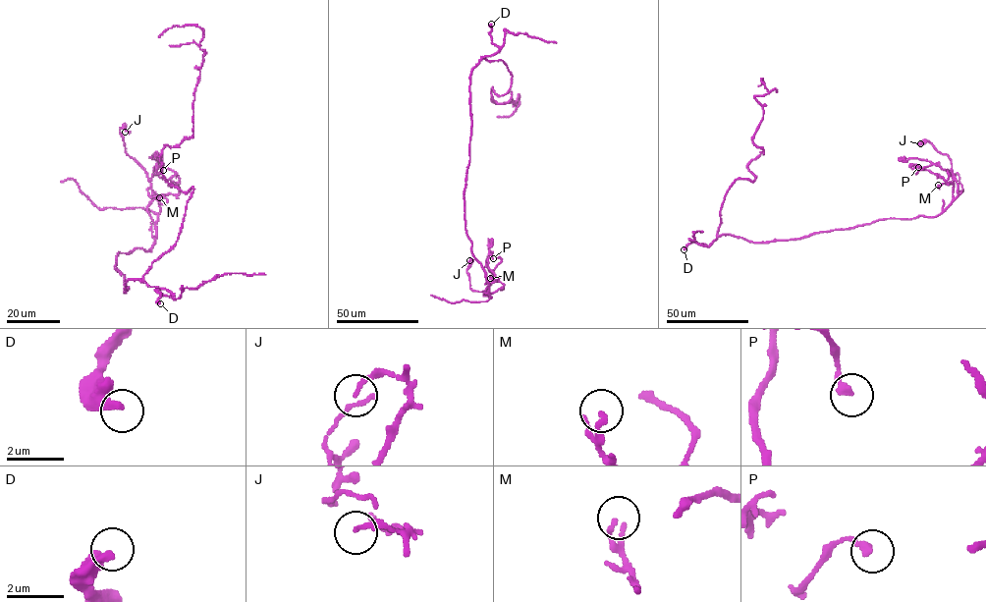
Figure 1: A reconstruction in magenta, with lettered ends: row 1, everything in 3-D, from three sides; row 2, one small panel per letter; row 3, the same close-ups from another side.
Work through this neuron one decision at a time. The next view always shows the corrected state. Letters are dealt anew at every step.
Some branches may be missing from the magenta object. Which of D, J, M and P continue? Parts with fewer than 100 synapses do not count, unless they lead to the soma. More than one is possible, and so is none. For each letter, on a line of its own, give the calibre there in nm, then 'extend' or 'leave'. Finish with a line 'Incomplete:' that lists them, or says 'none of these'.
D: 320 nm thick; leave
J: 140 nm thick; leave
M: 160 nm thick; leave
P: 240 nm thick; leave
Incomplete: none of these

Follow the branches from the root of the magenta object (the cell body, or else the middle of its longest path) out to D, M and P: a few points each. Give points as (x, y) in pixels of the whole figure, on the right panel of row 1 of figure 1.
D: (752, 243), (723, 235), (708, 246), (693, 242), (684, 249)
M: (752, 243), (802, 238), (883, 219), (935, 217), (958, 194), (956, 179), (940, 189), (938, 185)
P: (752, 243), (802, 238), (883, 219), (935, 217), (951, 202), (953, 184), (909, 166), (918, 167)

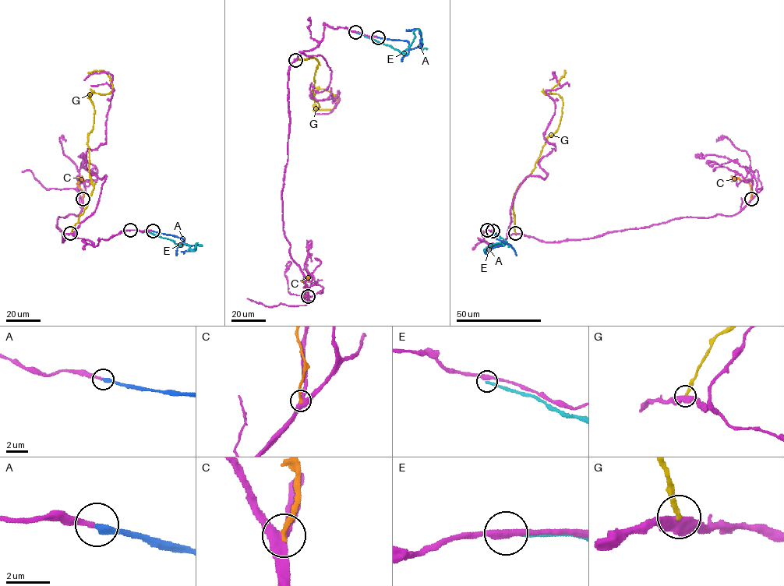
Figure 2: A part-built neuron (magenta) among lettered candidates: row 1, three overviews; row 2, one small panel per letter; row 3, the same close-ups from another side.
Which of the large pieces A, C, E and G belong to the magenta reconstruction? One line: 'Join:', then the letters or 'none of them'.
Join: A

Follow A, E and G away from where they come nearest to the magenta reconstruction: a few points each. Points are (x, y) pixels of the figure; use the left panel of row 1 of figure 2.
A: (153, 231), (181, 238), (188, 245), (196, 245), (192, 250), (181, 252)
E: (130, 230), (147, 231), (175, 244), (186, 244), (188, 251), (193, 250), (197, 243), (203, 245)
G: (71, 233), (94, 187), (87, 139), (94, 108), (88, 93), (108, 93), (113, 89), (104, 72), (87, 72)

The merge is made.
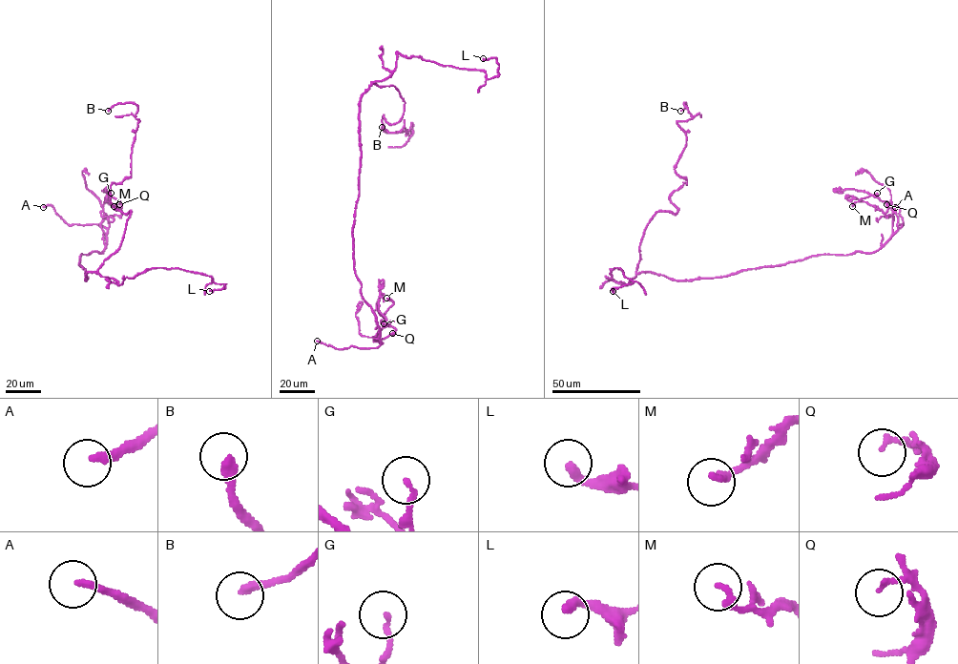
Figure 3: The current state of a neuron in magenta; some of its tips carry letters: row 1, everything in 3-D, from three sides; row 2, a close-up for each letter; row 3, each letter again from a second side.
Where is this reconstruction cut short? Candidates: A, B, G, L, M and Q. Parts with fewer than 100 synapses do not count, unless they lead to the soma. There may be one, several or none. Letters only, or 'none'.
A

